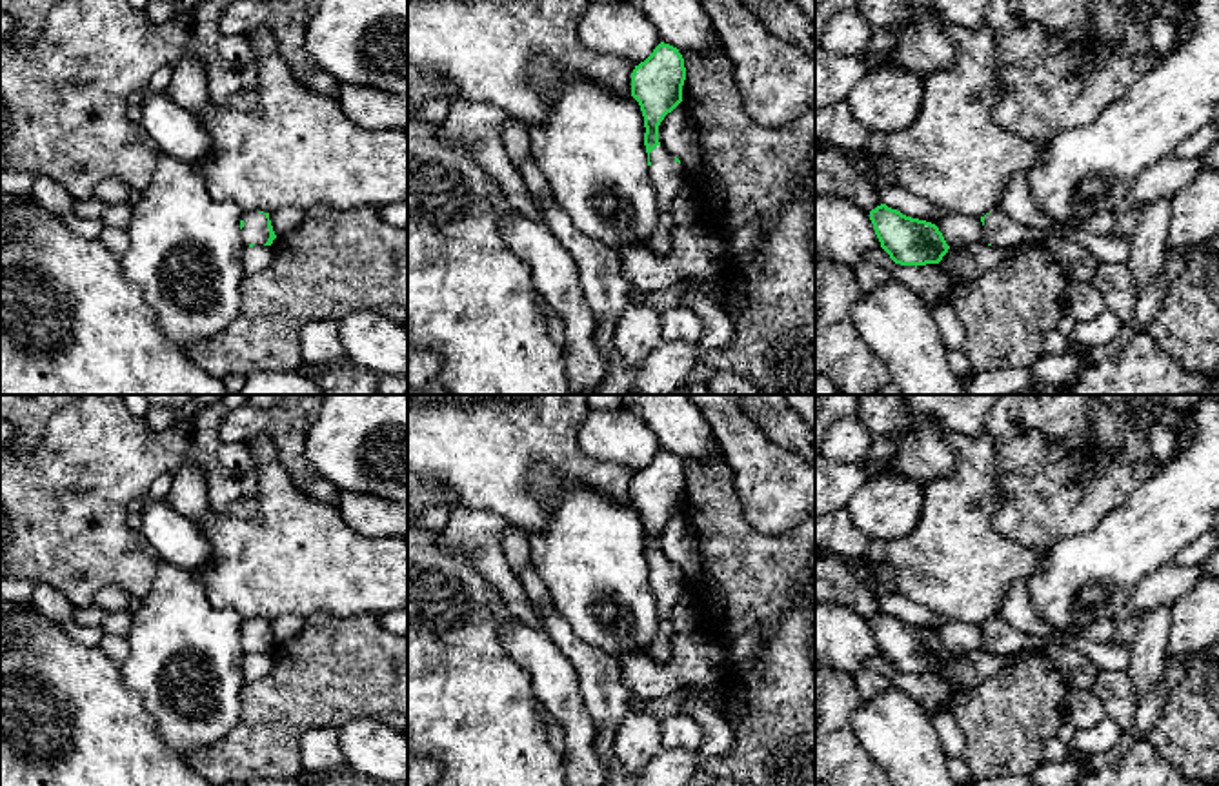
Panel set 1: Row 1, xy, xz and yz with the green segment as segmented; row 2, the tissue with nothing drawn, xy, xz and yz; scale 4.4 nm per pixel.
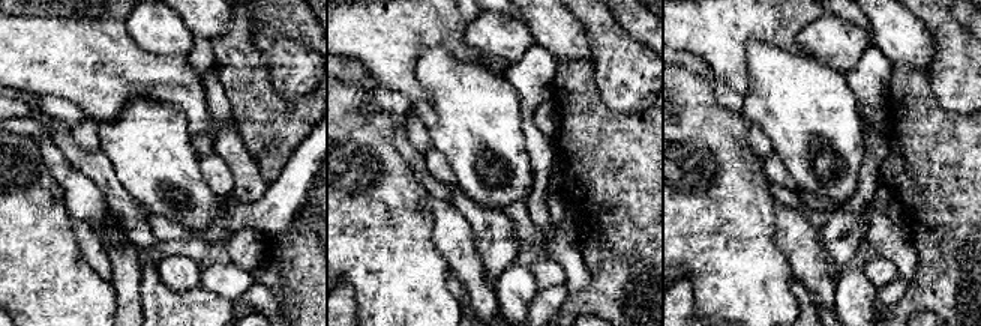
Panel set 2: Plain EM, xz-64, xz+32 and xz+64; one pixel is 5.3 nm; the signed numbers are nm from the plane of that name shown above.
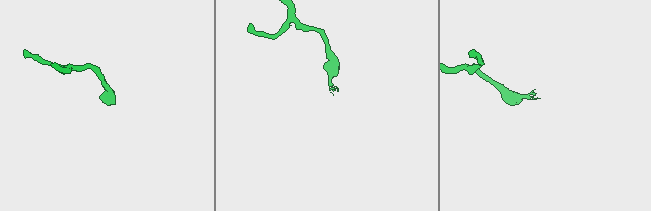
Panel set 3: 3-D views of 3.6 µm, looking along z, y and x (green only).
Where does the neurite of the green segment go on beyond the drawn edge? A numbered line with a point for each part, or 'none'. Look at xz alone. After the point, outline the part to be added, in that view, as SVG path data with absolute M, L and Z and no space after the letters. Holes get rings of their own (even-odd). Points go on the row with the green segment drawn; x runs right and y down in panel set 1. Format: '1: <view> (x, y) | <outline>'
1: xz (666, 175) | M657 146L650 153L650 162L650 176L660 207L660 220L657 231L653 233L651 249L657 257L668 258L673 251L671 233L675 227L670 209L677 191L686 182L686 171L684 166L675 160L675 155L662 146Z

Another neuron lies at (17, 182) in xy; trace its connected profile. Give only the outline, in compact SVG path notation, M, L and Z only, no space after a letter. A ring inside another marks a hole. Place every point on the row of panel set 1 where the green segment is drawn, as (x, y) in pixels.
M0 167L0 193L31 196L35 176L20 169Z

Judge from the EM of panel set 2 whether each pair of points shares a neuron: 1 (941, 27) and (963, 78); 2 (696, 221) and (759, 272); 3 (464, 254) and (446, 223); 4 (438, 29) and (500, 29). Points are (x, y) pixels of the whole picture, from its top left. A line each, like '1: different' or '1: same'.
1: same
2: same
3: same
4: different

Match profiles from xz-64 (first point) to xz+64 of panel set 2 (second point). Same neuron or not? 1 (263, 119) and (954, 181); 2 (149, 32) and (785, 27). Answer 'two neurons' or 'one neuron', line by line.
1: one neuron
2: two neurons

